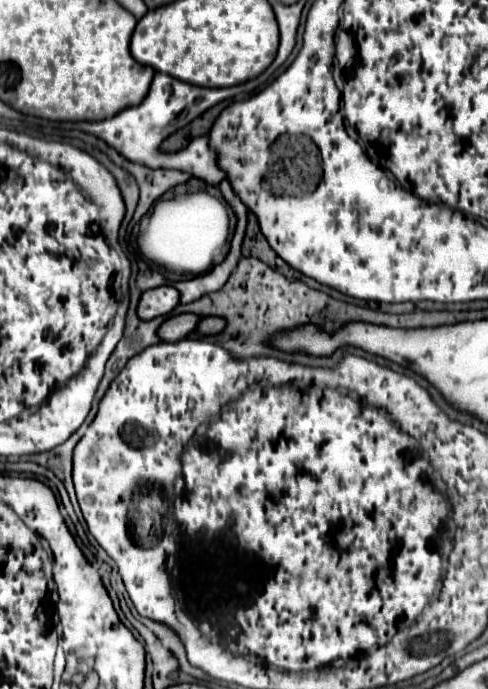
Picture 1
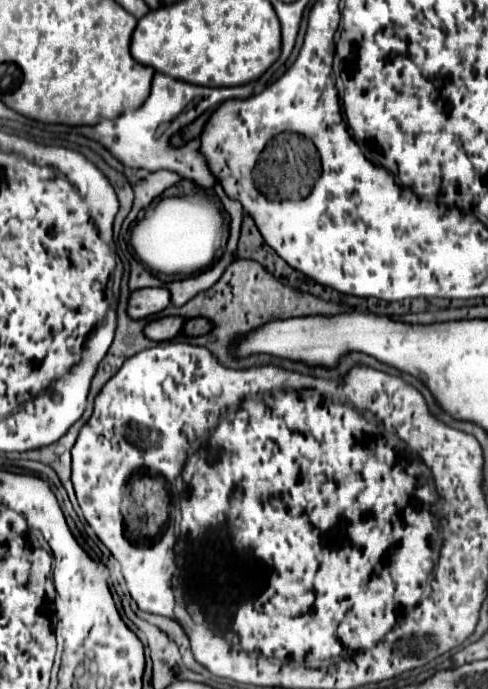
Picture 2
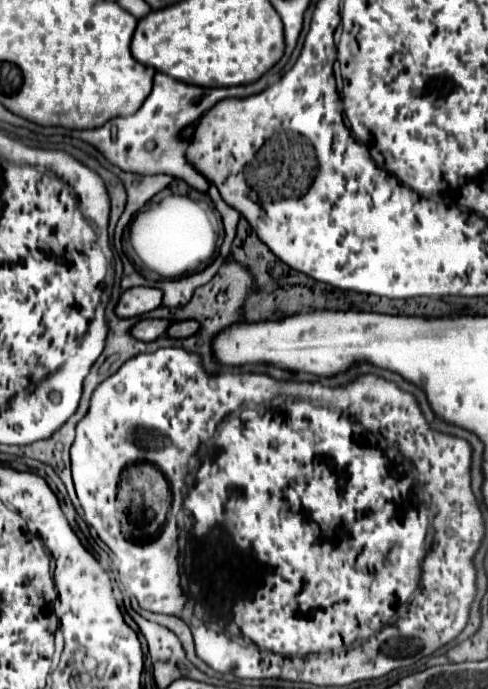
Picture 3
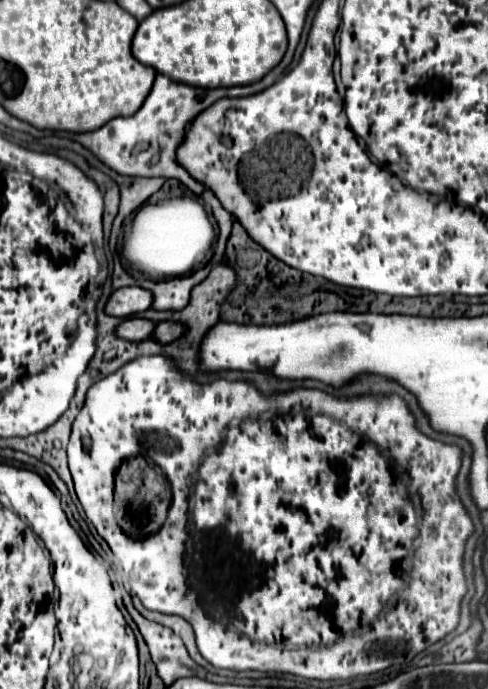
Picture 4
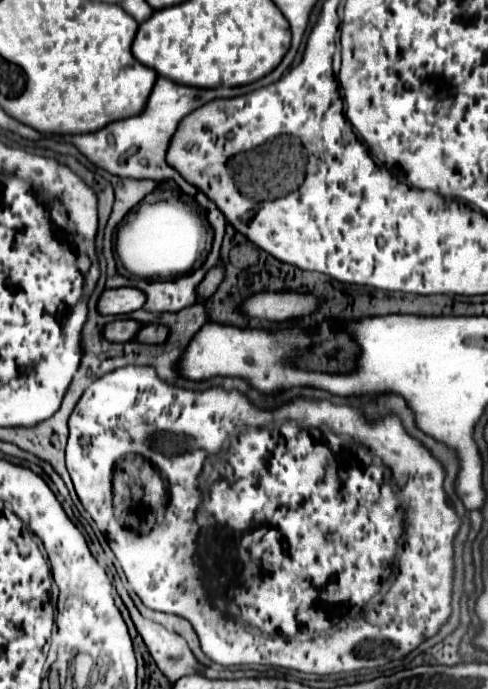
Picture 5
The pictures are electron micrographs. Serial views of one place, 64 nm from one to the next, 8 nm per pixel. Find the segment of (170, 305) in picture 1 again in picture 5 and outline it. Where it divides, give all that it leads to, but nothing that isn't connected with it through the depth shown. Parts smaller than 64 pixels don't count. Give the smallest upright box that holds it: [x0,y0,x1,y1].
[98,288,146,314]

